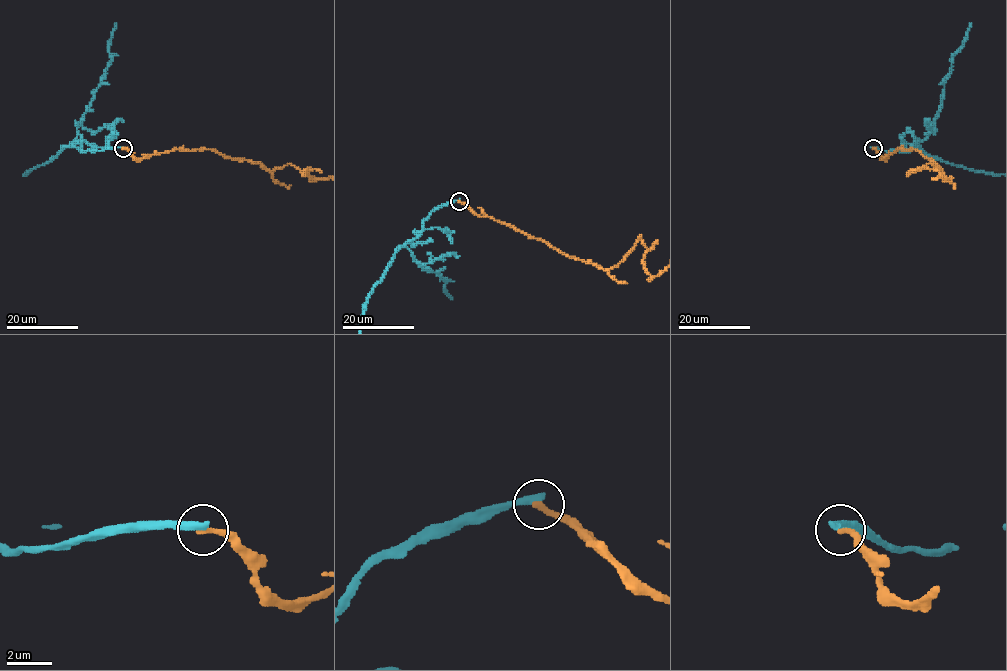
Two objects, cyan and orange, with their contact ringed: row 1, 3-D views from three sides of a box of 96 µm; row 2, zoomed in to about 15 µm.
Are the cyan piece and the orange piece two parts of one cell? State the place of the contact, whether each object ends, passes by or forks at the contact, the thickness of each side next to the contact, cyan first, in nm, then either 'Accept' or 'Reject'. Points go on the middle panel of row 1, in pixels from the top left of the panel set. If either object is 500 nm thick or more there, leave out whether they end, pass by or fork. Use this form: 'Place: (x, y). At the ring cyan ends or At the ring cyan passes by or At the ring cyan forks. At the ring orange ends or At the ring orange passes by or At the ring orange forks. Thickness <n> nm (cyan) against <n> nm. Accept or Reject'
Place: (459, 201). At the ring cyan ends. At the ring orange ends. Thickness 380 nm (cyan) against 260 nm. Reject

